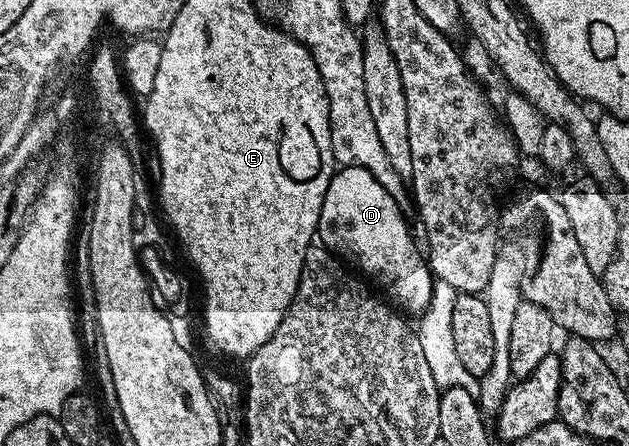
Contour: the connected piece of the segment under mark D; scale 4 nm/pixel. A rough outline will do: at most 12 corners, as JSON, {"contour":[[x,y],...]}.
{"contour":[[338,168],[317,237],[406,314],[435,278],[371,171]]}

